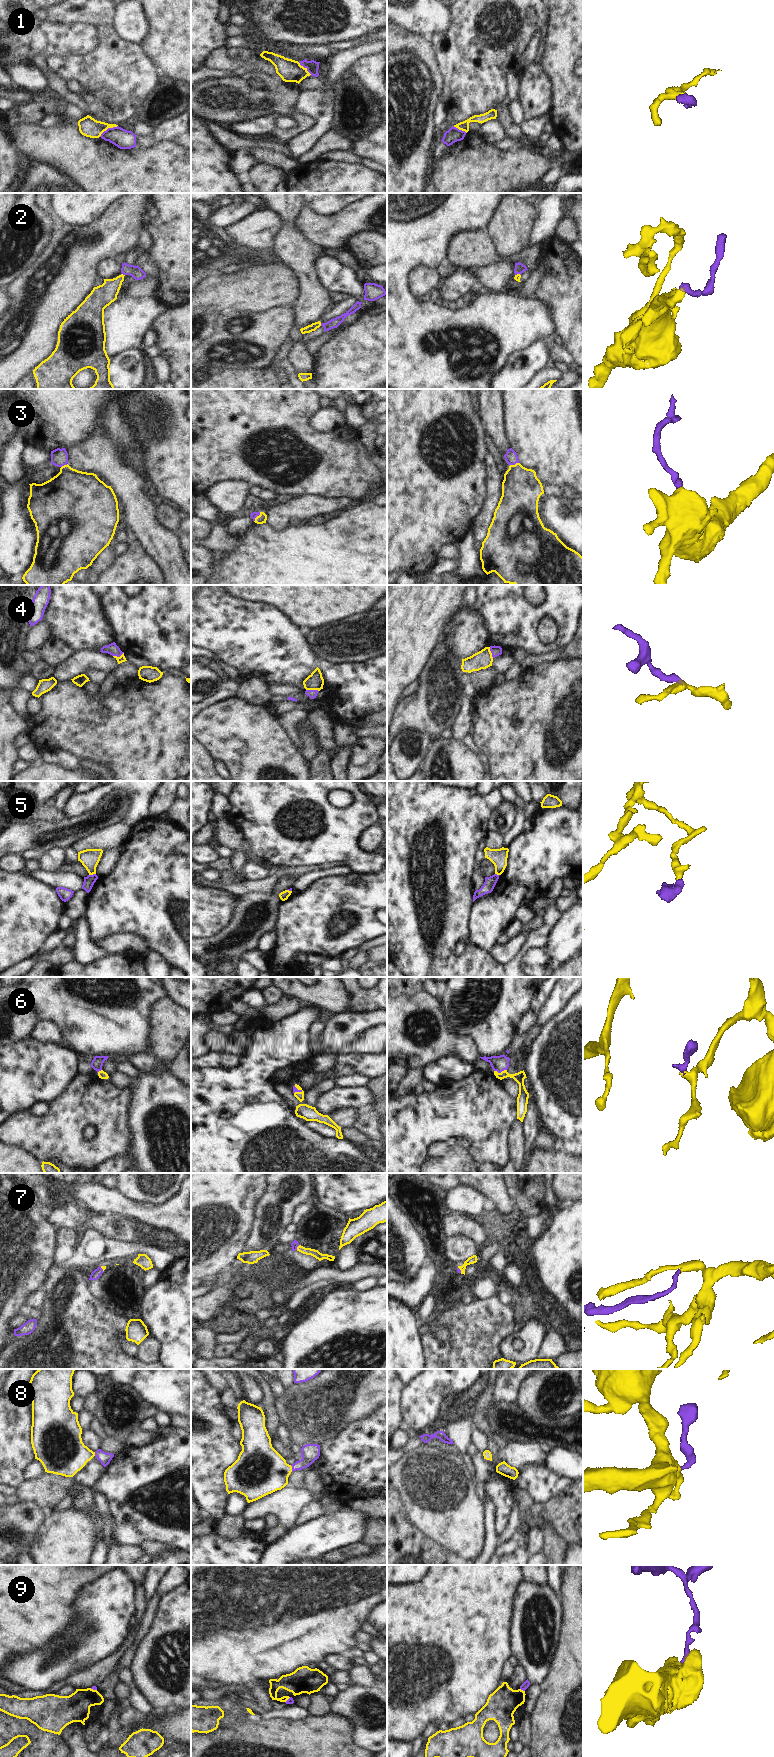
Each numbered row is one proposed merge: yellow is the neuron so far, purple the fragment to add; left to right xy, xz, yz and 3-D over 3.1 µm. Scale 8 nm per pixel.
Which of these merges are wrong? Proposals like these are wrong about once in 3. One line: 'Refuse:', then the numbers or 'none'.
Refuse: 1, 4, 5, 9

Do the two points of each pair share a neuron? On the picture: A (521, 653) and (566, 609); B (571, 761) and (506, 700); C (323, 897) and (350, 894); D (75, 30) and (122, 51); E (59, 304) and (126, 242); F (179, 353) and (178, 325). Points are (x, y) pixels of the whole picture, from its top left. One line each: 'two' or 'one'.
A: two
B: one
C: one
D: two
E: one
F: one

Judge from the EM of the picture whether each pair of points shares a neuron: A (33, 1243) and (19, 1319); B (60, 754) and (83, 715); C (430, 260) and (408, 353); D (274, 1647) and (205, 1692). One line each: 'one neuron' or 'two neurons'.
A: two neurons
B: two neurons
C: one neuron
D: two neurons

